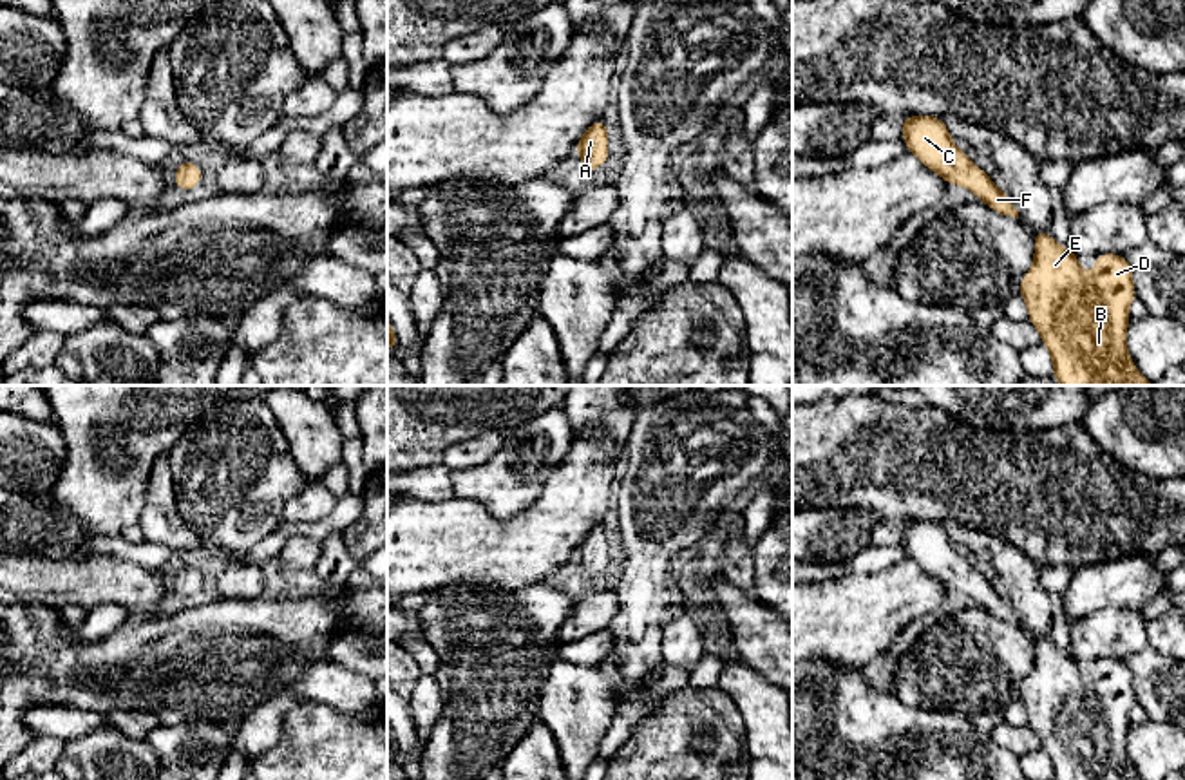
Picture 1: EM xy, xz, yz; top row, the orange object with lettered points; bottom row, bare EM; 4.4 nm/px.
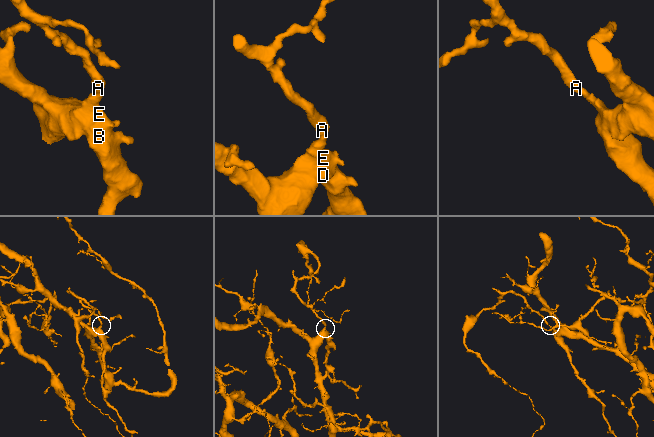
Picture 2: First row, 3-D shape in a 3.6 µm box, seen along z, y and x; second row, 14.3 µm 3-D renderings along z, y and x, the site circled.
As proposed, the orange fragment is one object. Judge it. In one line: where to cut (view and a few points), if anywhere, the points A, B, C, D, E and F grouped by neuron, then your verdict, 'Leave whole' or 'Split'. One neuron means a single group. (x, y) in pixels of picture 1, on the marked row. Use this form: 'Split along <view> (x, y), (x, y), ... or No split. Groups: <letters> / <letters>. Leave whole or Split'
No split. Groups: A B C D E F. Leave whole

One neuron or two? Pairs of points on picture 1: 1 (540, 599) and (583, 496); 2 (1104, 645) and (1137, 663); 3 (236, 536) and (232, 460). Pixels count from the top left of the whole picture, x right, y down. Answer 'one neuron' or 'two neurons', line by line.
1: two neurons
2: two neurons
3: one neuron

